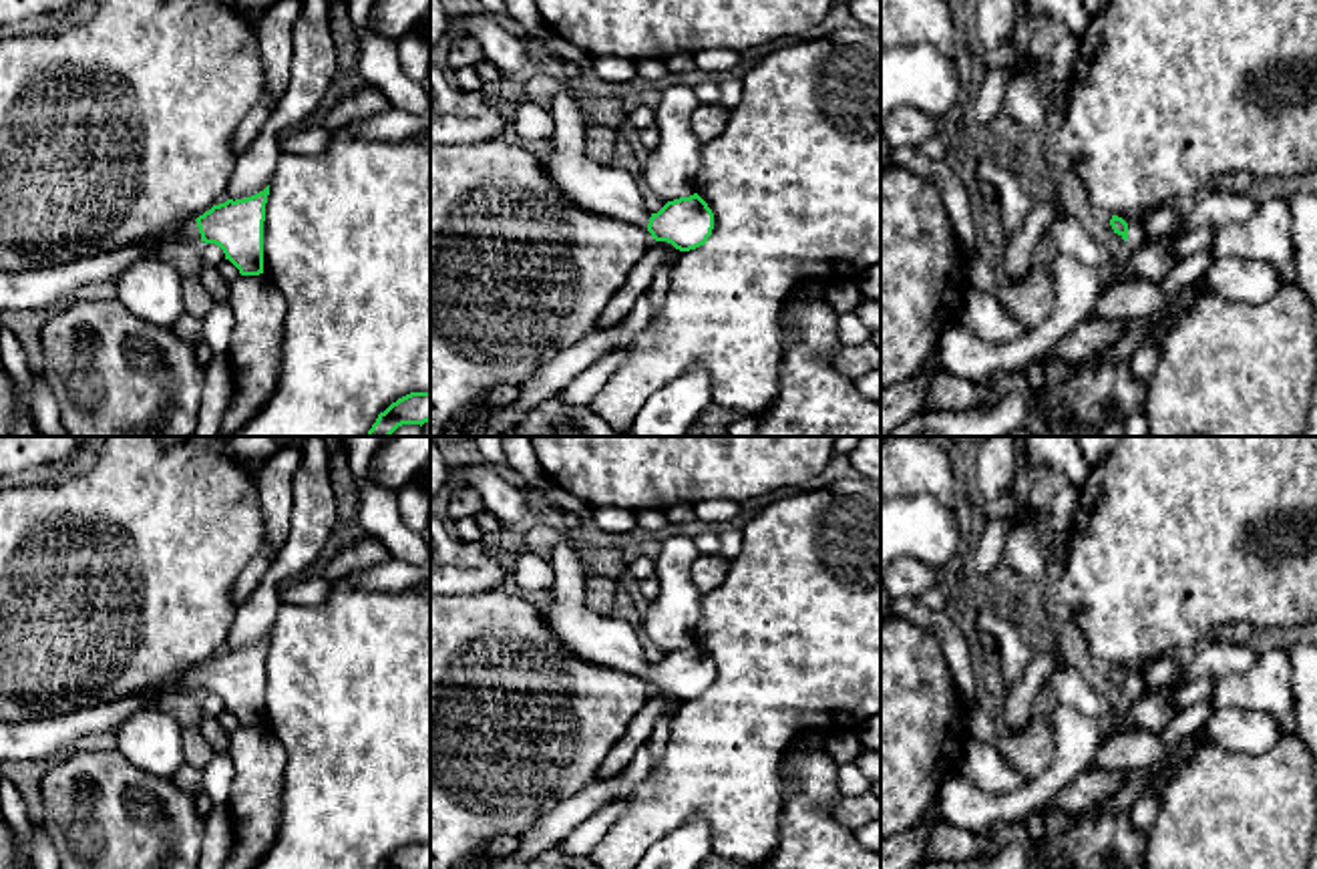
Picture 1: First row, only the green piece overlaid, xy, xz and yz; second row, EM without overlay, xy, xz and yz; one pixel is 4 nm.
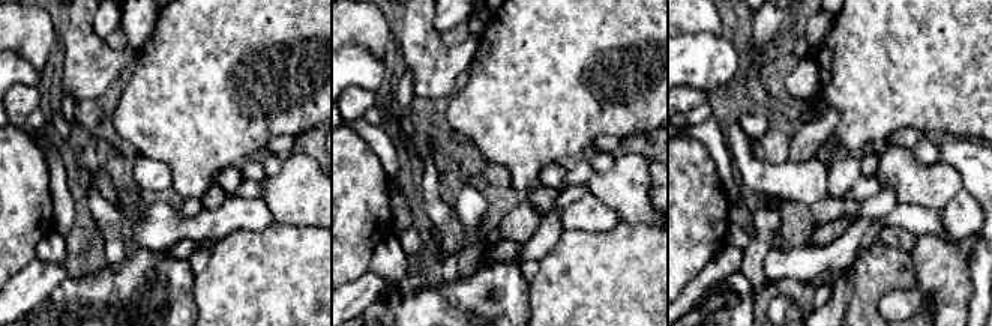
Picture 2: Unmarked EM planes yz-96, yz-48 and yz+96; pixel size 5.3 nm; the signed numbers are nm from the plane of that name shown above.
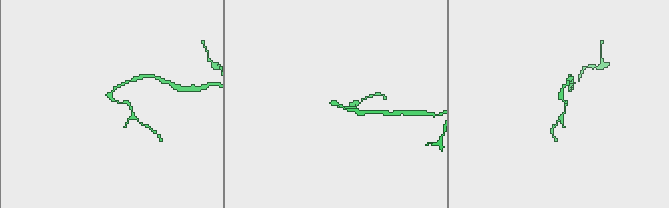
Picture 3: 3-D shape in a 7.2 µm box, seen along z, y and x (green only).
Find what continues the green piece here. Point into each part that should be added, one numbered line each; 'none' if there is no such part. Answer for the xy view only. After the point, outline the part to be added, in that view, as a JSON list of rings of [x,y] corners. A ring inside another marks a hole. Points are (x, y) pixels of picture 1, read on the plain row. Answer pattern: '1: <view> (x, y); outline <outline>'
1: xy (190, 682); outline [[[191,670],[181,678],[181,684],[177,688],[179,694],[201,694],[201,684],[197,678],[197,672]]]

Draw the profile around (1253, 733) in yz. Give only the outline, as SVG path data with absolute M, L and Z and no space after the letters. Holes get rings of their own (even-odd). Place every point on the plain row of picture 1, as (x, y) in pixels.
M1214 708L1200 732L1192 738L1196 748L1208 740L1231 752L1263 754L1285 738L1279 722L1265 712Z

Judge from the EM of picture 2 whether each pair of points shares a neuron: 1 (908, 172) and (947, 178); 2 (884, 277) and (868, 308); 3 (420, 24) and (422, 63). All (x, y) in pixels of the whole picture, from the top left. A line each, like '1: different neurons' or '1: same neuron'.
1: same neuron
2: same neuron
3: same neuron

